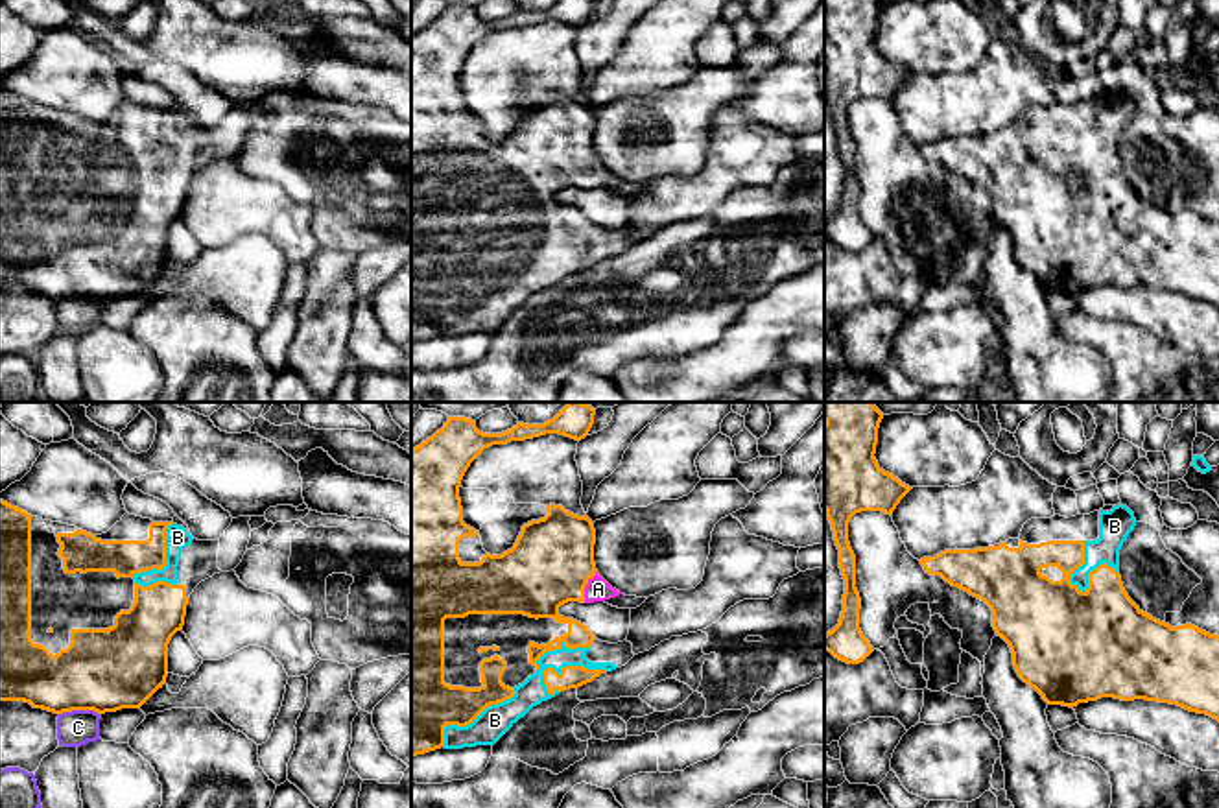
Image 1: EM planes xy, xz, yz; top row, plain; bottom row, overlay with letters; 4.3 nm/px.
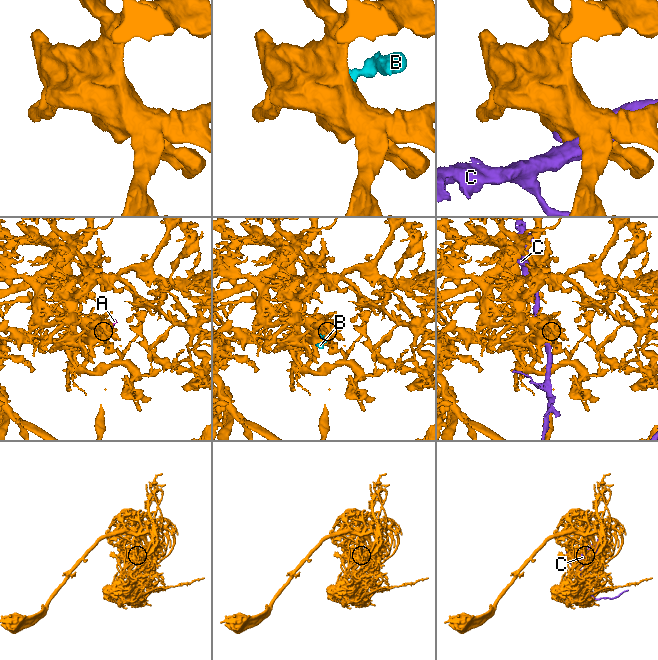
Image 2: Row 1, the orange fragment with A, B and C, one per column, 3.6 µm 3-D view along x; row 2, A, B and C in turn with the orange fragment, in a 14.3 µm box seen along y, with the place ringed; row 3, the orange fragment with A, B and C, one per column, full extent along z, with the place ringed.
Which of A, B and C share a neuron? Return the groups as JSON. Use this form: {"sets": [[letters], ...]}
{"sets": [["A", "B"], ["C"]]}

